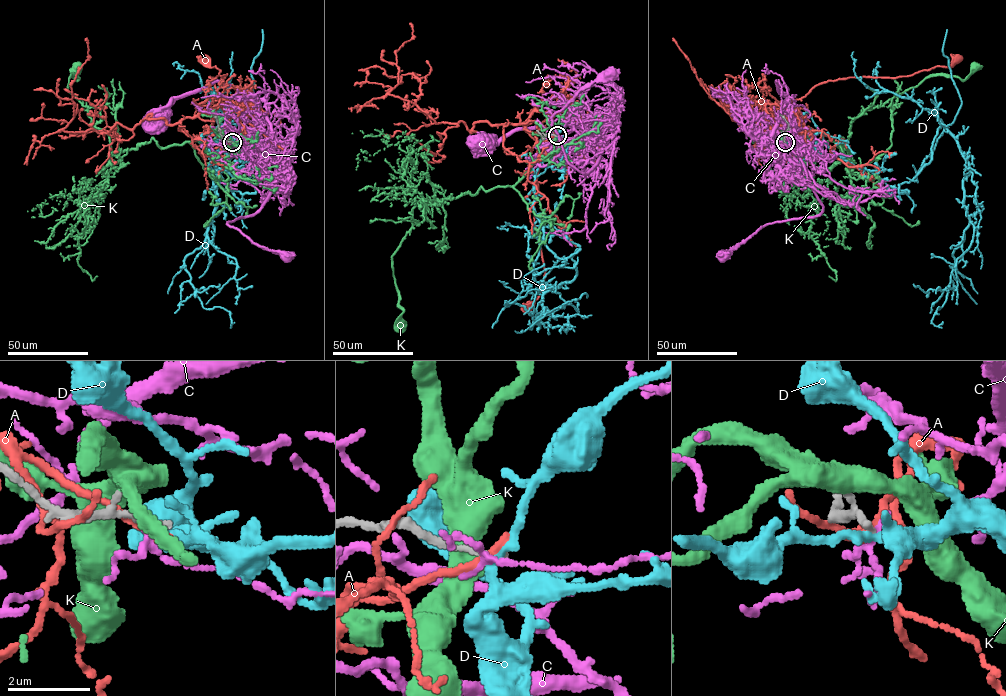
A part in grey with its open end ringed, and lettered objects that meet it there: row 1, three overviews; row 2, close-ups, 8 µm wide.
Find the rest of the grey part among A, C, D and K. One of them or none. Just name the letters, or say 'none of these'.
none of these

